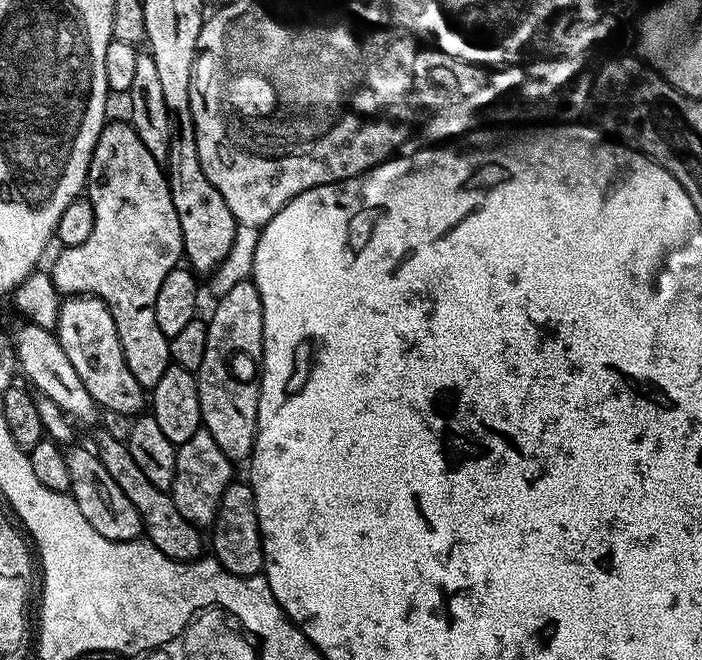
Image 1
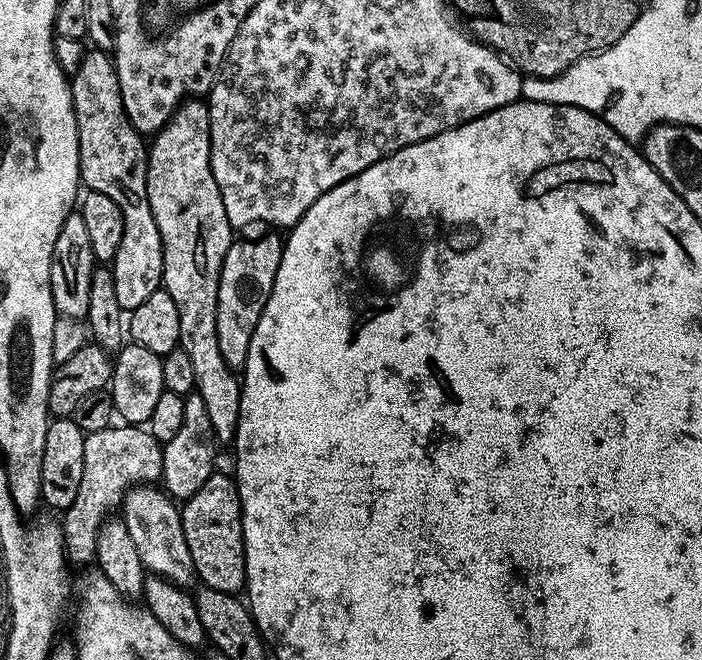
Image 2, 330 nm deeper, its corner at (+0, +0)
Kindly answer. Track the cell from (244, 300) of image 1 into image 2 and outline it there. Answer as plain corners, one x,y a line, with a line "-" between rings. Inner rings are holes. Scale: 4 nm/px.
260,236
257,240
237,239
230,246
222,262
222,274
218,282
218,346
222,349
222,358
226,358
226,366
234,370
243,369
246,354
250,354
250,338
254,338
258,318
262,318
262,310
270,298
270,290
274,286
274,278
278,274
283,253
284,240
281,237

